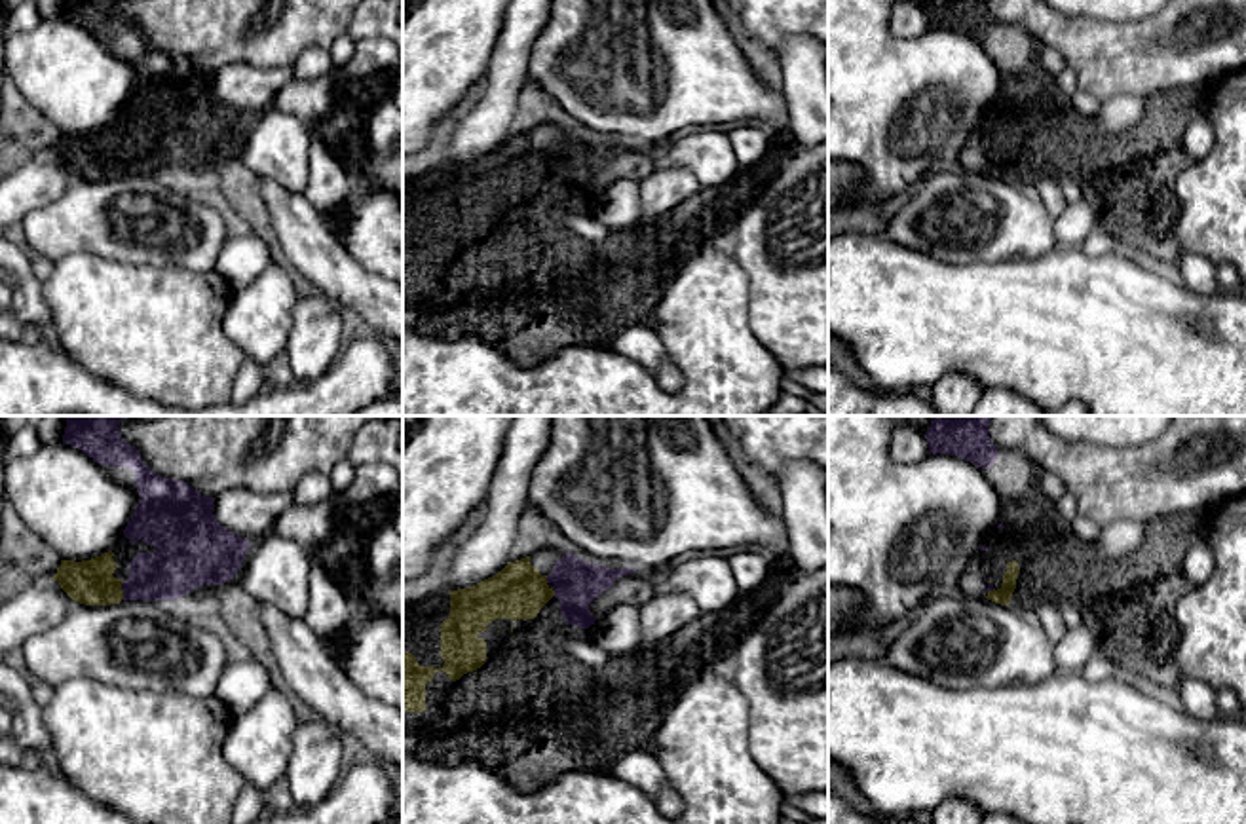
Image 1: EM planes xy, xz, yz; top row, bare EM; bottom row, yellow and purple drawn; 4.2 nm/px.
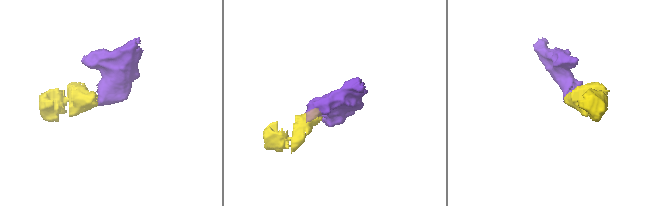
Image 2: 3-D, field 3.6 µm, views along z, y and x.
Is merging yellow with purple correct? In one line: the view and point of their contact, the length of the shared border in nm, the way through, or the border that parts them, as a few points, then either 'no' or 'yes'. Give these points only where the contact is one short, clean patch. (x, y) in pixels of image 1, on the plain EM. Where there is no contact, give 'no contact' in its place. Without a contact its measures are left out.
xy (122, 166) | 80 nm | across xy (90, 156), (103, 164), (122, 166), (175, 143) | yes

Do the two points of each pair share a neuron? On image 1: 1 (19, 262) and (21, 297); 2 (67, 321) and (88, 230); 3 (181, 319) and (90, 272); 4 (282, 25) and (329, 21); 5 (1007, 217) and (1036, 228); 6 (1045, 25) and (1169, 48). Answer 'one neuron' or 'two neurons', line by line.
1: one neuron
2: two neurons
3: one neuron
4: one neuron
5: one neuron
6: one neuron

